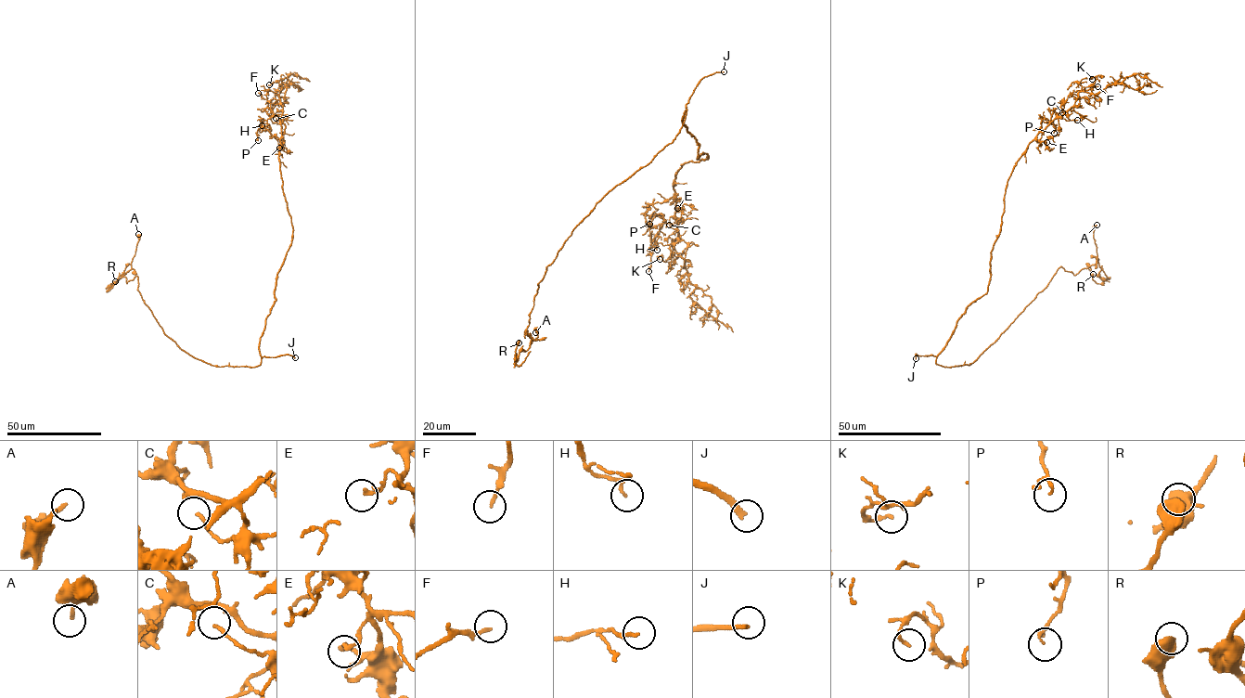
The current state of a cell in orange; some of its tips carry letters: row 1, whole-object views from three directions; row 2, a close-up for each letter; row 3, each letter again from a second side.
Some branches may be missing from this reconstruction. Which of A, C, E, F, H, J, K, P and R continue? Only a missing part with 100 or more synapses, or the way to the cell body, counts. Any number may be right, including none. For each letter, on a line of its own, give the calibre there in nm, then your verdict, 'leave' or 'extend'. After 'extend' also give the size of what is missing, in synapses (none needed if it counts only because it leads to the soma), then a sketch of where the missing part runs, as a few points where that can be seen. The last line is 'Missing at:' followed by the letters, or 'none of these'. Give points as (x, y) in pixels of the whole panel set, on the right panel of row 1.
A: 170 nm thick; leave
C: 110 nm thick; leave
E: 160 nm thick; leave
F: 130 nm thick; leave
H: 150 nm thick; leave
J: 240 nm thick; extend
K: 140 nm thick; leave
P: 80 nm thick; leave
R: 650 nm thick; leave
Missing at: J

